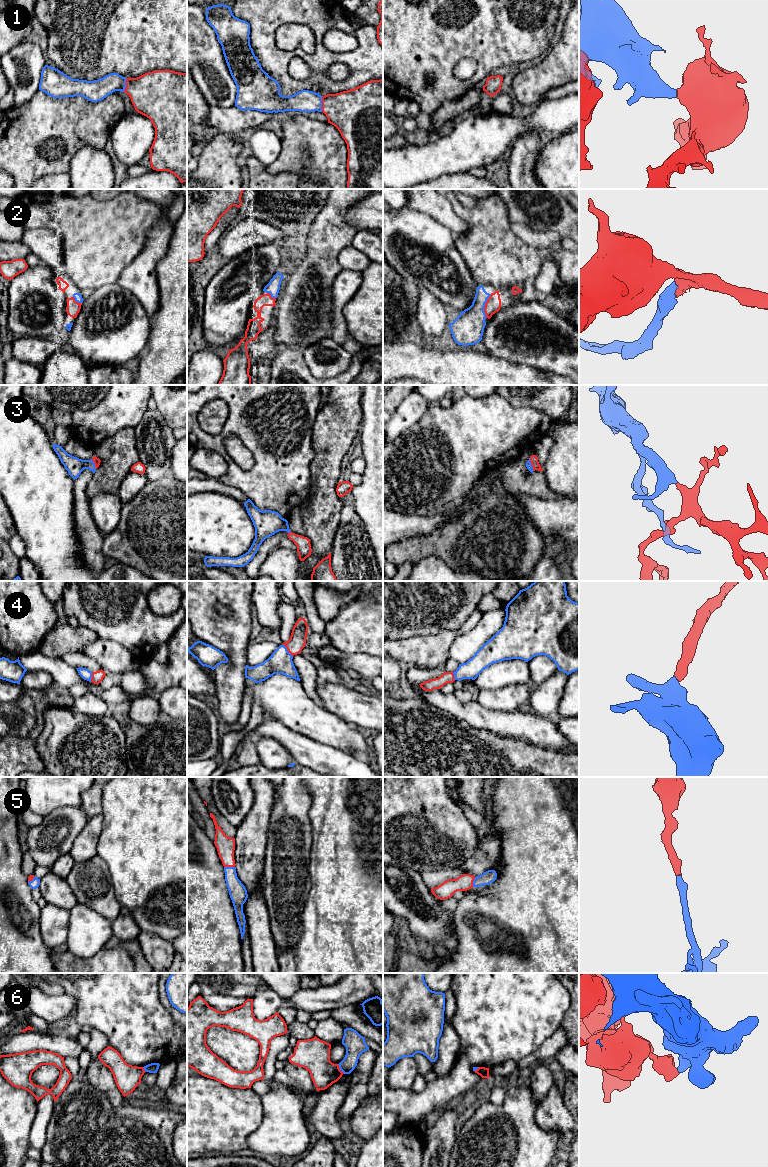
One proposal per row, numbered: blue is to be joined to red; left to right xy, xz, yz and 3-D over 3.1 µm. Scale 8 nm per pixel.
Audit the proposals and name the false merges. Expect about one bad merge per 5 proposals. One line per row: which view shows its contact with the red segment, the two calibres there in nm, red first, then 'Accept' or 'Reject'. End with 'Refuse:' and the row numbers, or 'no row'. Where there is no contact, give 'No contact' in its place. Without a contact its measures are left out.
1: Touches red in xz. Thickness 360 nm (red) against 180 nm. Accept
2: Touches red in yz. Thickness 120 nm (red) against 260 nm. Accept
3: Touches red in yz. Thickness 60 nm (red) against 50 nm. Accept
4: Touches red in xz. Thickness 140 nm (red) against 190 nm. Accept
5: Touches red in xz. Thickness 150 nm (red) against 140 nm. Accept
6: Touches red in xz. Thickness 260 nm (red) against 170 nm. Reject
Refuse: 6

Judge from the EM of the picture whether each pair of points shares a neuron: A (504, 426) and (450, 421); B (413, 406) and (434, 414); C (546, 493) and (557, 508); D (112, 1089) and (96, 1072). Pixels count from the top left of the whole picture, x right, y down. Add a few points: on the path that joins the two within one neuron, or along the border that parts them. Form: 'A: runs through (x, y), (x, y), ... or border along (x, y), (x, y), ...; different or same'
A: runs through (491, 426), (463, 426); same
B: border along (429, 406), (424, 414), (409, 427); different
C: border along (528, 494), (539, 498), (561, 498); different
D: runs through (108, 1085), (99, 1076); same

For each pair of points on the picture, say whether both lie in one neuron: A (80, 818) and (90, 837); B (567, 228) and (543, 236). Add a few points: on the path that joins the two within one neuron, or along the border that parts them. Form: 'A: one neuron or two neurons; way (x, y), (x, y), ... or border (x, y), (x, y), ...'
A: two neurons; border (88, 818), (72, 846)
B: two neurons; border (533, 229), (553, 230), (562, 237)

